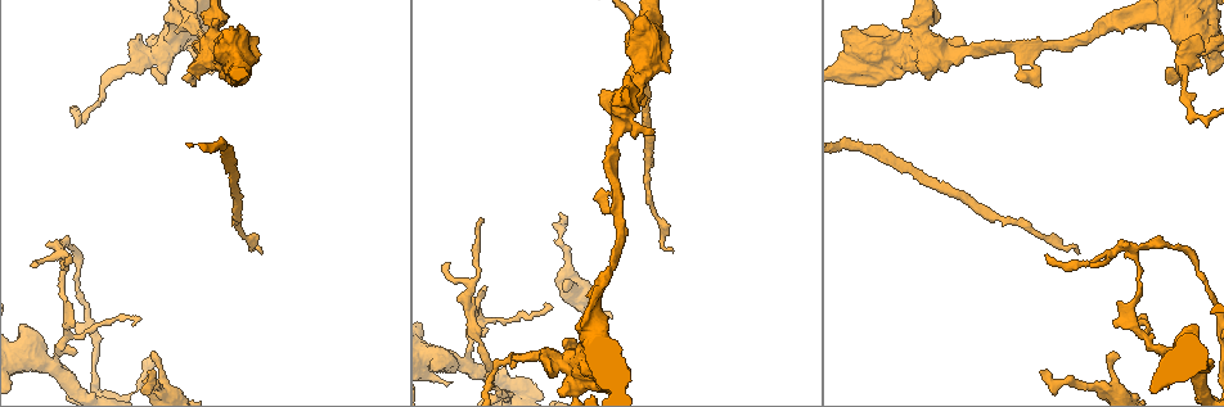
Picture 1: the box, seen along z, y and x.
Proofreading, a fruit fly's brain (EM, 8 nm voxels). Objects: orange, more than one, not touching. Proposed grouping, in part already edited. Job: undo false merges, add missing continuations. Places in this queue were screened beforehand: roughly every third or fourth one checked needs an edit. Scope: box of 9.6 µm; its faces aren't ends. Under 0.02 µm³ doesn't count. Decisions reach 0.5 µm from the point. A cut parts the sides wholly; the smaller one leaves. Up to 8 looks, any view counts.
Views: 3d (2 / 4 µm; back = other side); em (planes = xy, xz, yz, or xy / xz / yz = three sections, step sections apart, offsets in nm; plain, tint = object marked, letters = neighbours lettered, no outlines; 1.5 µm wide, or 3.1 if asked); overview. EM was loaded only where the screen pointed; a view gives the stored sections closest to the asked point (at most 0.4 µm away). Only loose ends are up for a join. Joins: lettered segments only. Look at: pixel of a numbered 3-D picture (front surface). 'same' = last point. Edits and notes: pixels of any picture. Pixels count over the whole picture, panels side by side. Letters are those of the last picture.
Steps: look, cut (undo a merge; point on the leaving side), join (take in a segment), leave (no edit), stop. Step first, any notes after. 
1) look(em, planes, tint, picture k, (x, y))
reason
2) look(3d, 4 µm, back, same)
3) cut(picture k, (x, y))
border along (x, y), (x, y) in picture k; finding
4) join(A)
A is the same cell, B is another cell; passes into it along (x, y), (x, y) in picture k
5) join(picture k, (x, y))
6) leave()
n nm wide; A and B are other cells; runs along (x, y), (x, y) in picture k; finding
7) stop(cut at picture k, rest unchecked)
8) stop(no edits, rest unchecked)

look(em, xy, step 4, tint, picture 1, (1194, 114))
abrupt turn

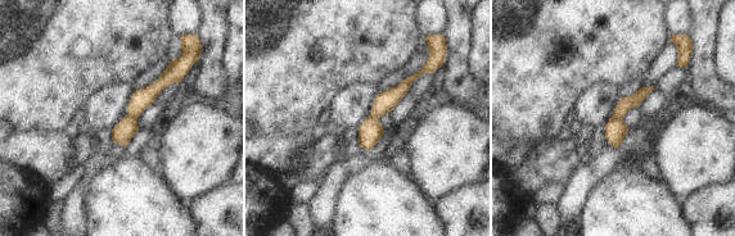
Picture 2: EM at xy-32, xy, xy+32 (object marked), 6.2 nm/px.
look(em, planes, tint, same)
another direction

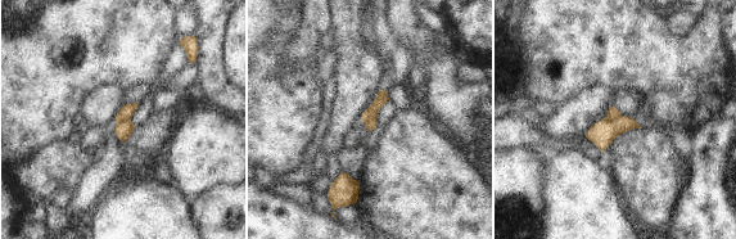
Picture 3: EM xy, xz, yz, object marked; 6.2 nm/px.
look(em, planes, letters, same)
see the neighbours

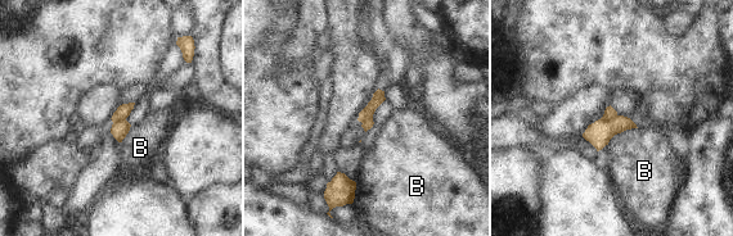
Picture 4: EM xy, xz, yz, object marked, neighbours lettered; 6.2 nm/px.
cut(picture 4, (598, 134))
100 nm wide; B is another cell; border along (617, 116), (611, 121), (601, 118) in picture 4; two neurons meet here

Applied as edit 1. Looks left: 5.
look(overview)

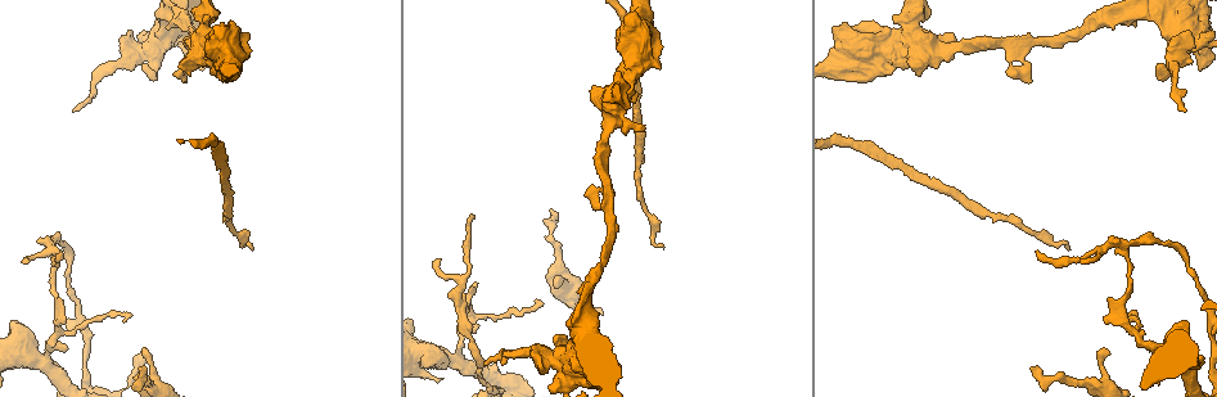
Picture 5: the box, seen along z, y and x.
look(3d, 4 µm, picture 5, (461, 302))
thin neck

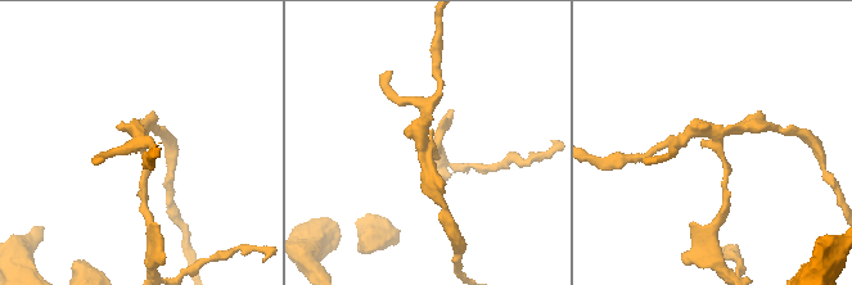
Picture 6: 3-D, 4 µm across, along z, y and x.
look(em, planes, letters, picture 6, (427, 145))
shape alone is not enough

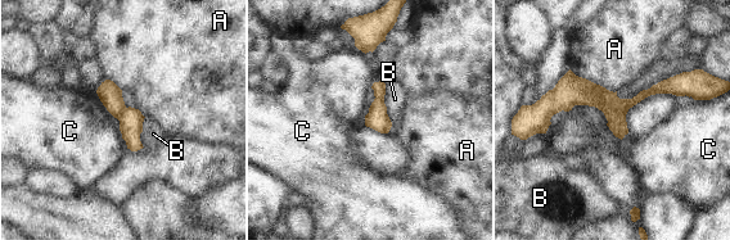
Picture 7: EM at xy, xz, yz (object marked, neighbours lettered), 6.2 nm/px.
cut(picture 7, (582, 93))
C touches over 400 nm; A, B and C are other cells; border along (604, 112), (625, 114) in picture 7; a second neuron is stuck on

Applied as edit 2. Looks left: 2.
look(em, yz, step 8, letters, picture 5, (1106, 383))

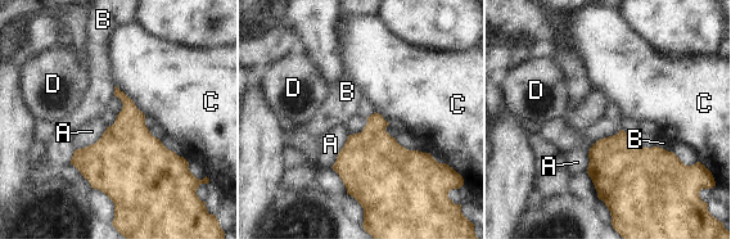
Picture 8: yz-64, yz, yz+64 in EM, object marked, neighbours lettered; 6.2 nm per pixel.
look(em, planes, letters, same)

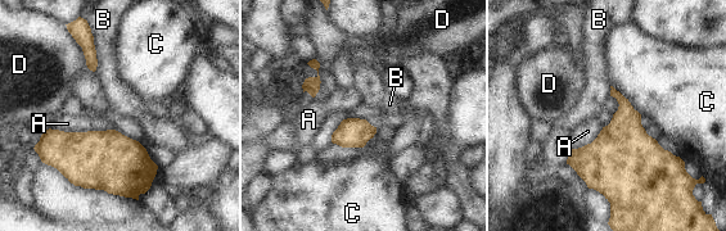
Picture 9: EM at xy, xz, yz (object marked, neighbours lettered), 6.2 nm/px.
leave()
A touches over 400 nm; A, B, C and D are other cells; border along (49, 127), (64, 131), (113, 130) in picture 9; continuous, no second neuron

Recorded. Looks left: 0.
stop(cut at picture 4, cut at picture 7, rest unchecked)

